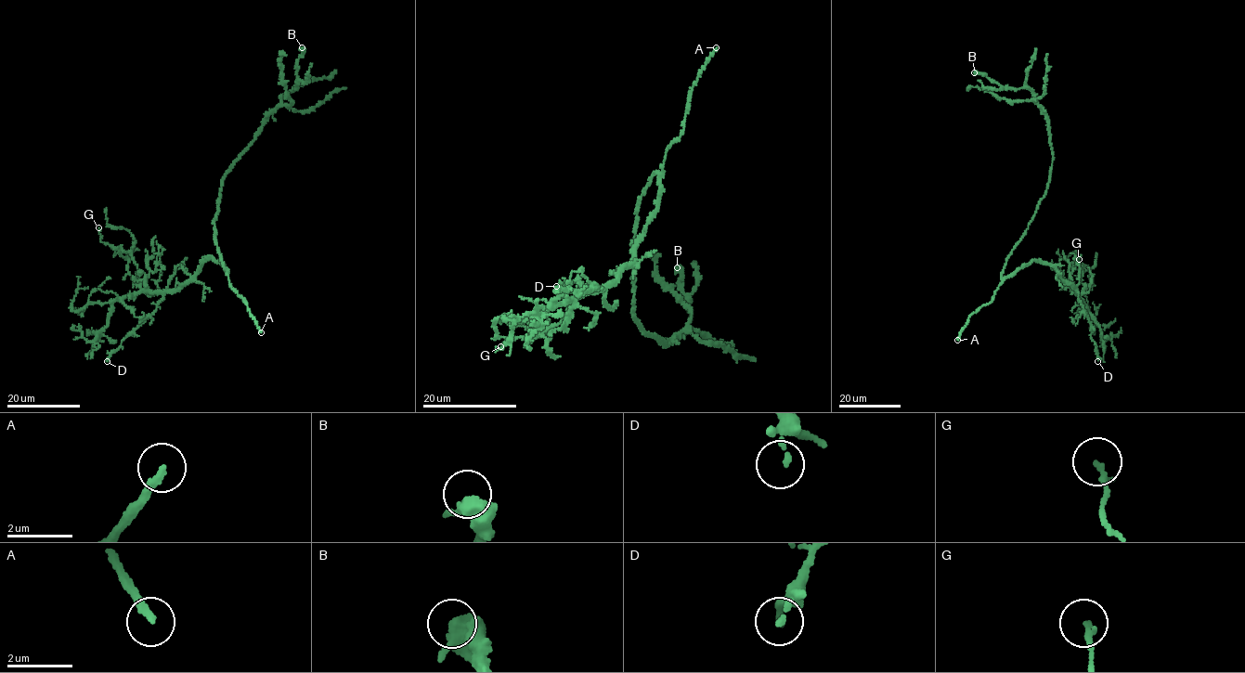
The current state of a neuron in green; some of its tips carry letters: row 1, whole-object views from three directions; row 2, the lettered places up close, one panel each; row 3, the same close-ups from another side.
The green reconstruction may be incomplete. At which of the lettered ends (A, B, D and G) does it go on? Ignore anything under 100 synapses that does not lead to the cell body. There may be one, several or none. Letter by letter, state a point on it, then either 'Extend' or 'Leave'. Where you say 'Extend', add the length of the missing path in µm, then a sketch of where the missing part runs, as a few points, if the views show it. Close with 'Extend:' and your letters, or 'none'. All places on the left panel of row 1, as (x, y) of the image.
A: Place: (261, 332). Extend. Missing length about 35 µm. Course of what is missing: (261, 332), (271, 347), (264, 342), (260, 345), (266, 359), (262, 361), (262, 366)
B: Place: (302, 47). Leave
D: Place: (107, 361). Leave
G: Place: (98, 227). Leave
Extend: A

